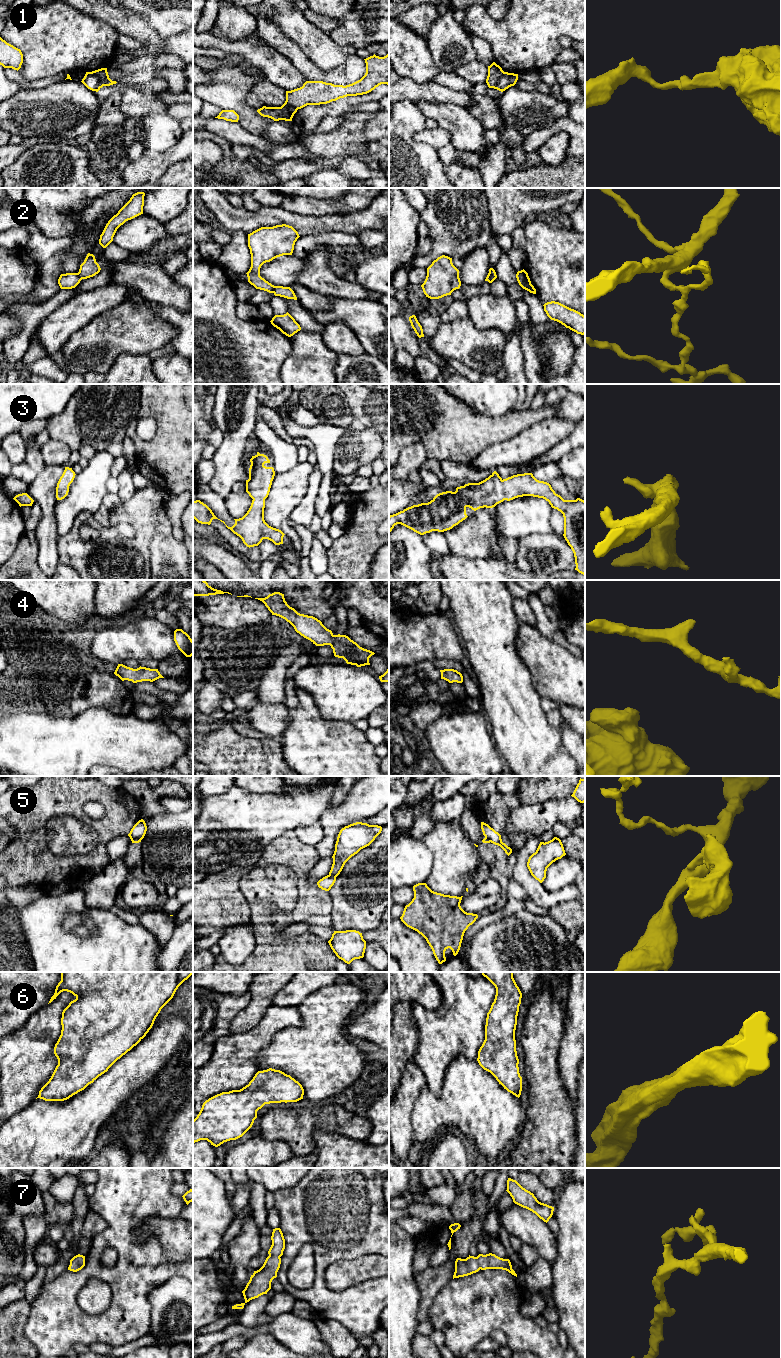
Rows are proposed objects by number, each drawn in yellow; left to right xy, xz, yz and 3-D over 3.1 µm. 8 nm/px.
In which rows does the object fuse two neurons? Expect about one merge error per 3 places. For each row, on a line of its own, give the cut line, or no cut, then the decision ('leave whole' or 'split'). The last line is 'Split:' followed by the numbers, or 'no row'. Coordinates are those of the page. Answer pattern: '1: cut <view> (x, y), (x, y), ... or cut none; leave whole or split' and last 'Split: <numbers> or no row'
1: cut xy (90, 72), (98, 79), (100, 87); split
2: cut xy (77, 273), (81, 279); split
3: cut none; leave whole
4: cut none; leave whole
5: cut xz (329, 874), (336, 876); split
6: cut none; leave whole
7: cut none; leave whole
Split: 1, 2, 5

